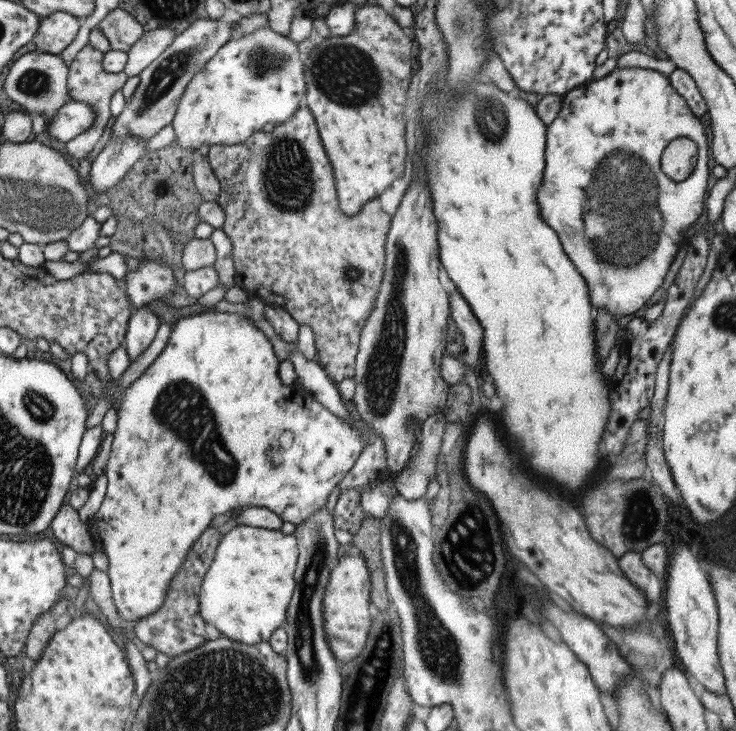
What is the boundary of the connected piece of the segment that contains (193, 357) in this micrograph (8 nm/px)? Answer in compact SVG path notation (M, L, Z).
M199 309L197 315L184 317L184 319L179 318L172 324L172 327L166 348L144 371L144 374L122 393L113 406L117 411L118 419L116 430L113 433L114 440L112 440L109 461L104 472L108 478L107 490L98 512L86 522L93 540L108 557L107 573L111 584L112 600L116 605L117 614L124 623L142 620L150 614L156 614L158 609L162 608L166 600L165 592L178 569L182 567L189 548L200 538L213 518L222 516L228 510L234 512L243 506L257 506L275 512L283 522L292 522L295 526L300 526L317 510L326 506L328 496L332 494L334 486L348 474L364 447L357 432L344 419L338 418L330 410L322 408L320 404L314 404L314 414L318 412L318 416L308 416L310 410L304 410L302 406L291 405L293 401L296 401L294 393L290 385L282 384L279 377L280 360L276 357L271 342L268 341L266 334L244 315L228 312L215 313L207 309Z

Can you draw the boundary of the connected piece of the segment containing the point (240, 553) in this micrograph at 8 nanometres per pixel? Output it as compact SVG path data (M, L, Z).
M236 525L220 539L217 544L216 554L214 555L213 561L210 563L207 573L202 579L201 591L199 592L200 617L204 619L204 623L212 624L212 626L216 627L216 629L220 631L222 636L229 640L248 644L250 646L260 644L260 642L269 642L272 634L274 634L278 628L284 627L287 622L288 605L290 605L290 602L292 601L292 595L295 589L295 570L298 557L299 548L297 538L293 534L286 535L281 531L281 529L268 530L253 526Z

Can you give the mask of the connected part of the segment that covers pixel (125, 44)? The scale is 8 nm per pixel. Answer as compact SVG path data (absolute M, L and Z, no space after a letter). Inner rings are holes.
M116 8L109 12L97 27L108 39L112 50L128 52L130 47L145 33L143 26L132 14Z

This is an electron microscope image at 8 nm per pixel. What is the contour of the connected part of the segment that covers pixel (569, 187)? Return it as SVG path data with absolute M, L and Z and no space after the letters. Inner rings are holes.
M614 65L613 71L604 78L600 80L592 79L588 83L581 84L570 92L563 94L561 103L558 116L546 130L545 169L537 199L541 219L552 227L552 230L556 231L566 256L584 277L585 283L588 285L590 302L595 310L603 308L609 314L618 317L634 314L641 310L640 308L652 298L657 290L662 288L666 273L672 266L672 262L674 262L682 245L687 242L686 231L700 218L702 210L704 210L706 192L708 192L708 179L711 174L708 167L708 162L710 162L708 138L704 132L704 125L702 125L700 118L692 112L684 98L676 92L665 74L651 68L640 68L637 65L634 68L629 66L619 68L619 66ZM678 138L688 138L694 141L698 152L696 166L687 180L684 181L671 180L661 169L664 148L668 146L669 142Z

